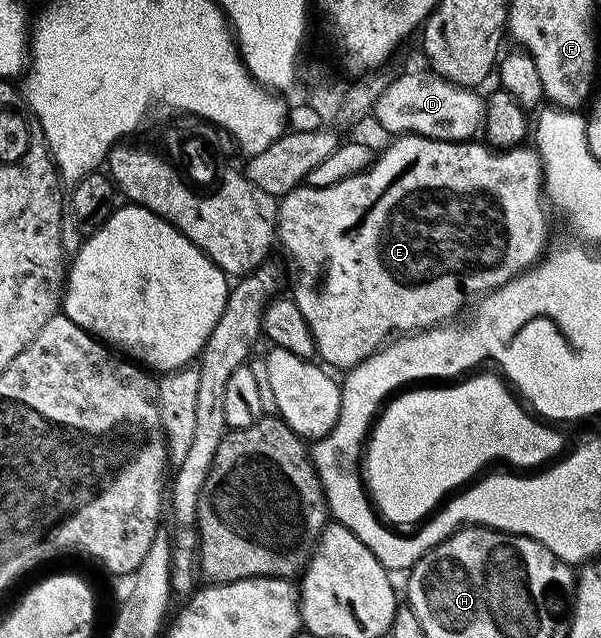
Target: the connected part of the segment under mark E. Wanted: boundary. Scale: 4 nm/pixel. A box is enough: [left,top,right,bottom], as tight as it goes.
[277,133,549,370]

